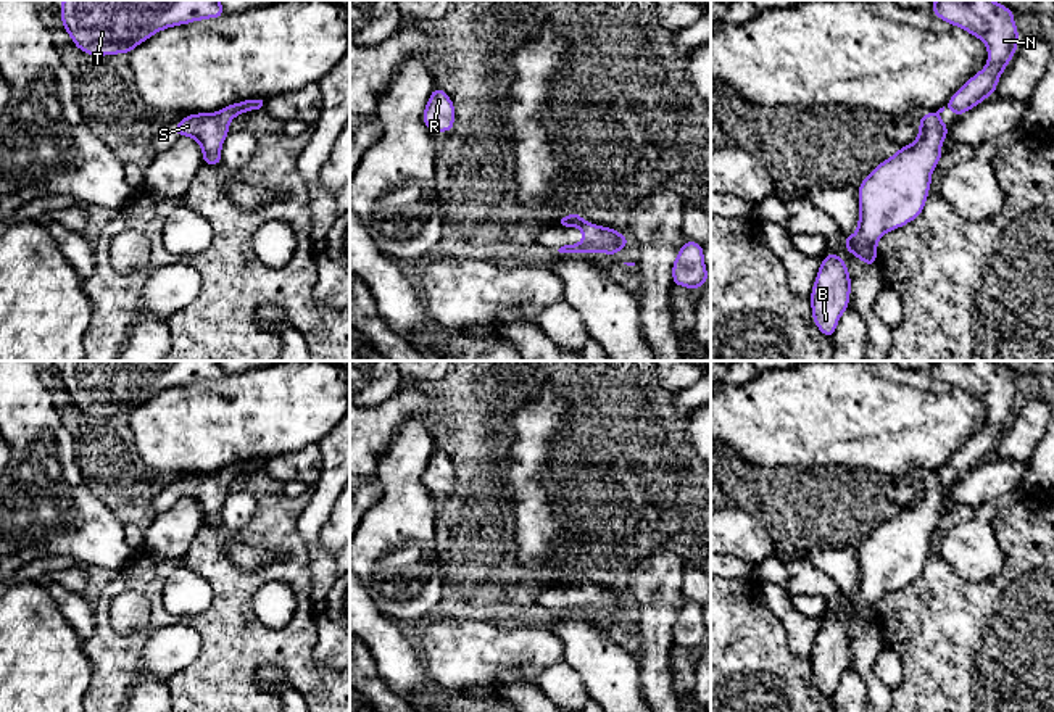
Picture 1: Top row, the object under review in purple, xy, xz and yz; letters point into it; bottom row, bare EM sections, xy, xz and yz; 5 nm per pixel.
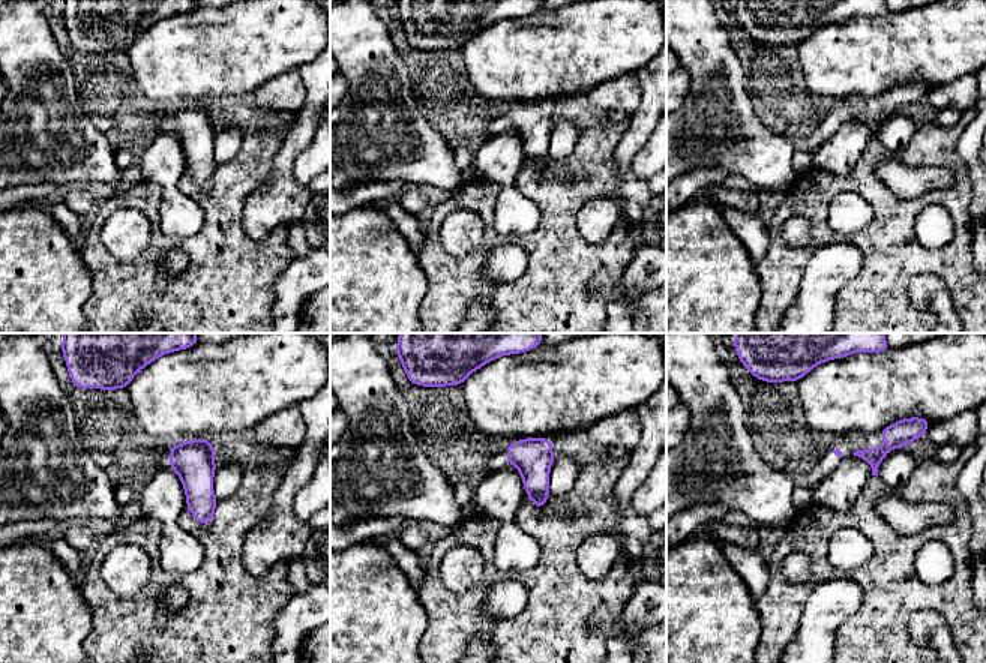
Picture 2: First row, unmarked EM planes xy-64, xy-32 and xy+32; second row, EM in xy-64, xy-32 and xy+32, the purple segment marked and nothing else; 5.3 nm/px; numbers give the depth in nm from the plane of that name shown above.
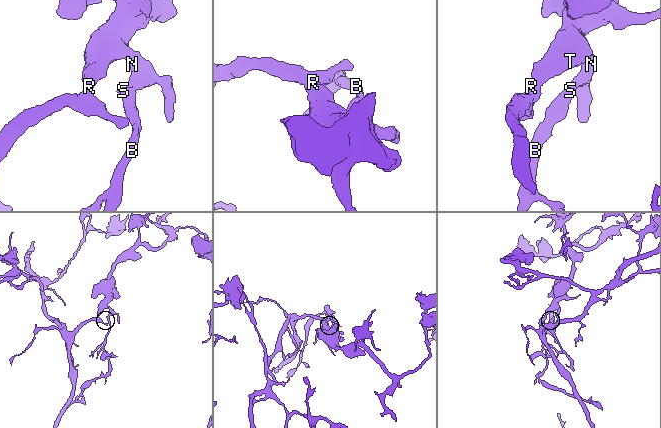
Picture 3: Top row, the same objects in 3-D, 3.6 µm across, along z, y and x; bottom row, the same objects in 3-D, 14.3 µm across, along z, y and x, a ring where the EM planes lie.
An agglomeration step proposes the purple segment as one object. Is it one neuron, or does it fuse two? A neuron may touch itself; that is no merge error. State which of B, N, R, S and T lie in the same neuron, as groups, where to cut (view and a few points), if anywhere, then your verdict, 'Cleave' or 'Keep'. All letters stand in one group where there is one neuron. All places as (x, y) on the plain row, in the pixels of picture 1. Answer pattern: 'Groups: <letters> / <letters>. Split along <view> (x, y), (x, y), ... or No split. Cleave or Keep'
Groups: B N R S T. No split. Keep

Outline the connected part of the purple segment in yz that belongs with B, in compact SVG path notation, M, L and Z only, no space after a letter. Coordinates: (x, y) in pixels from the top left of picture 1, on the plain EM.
M827 614L820 623L811 652L811 670L815 688L833 699L838 680L849 667L851 638L846 623L835 614Z

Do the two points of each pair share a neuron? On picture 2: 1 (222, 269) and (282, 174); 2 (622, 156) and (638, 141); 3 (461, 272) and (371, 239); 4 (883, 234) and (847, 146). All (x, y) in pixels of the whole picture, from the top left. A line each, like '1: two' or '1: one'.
1: two
2: one
3: two
4: two

